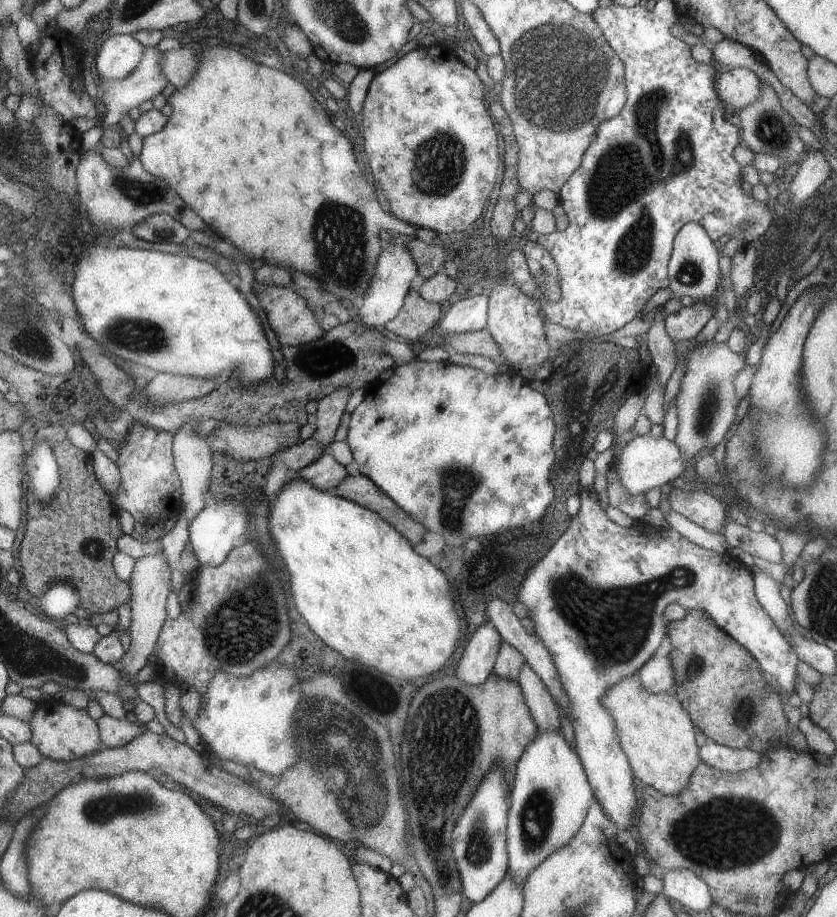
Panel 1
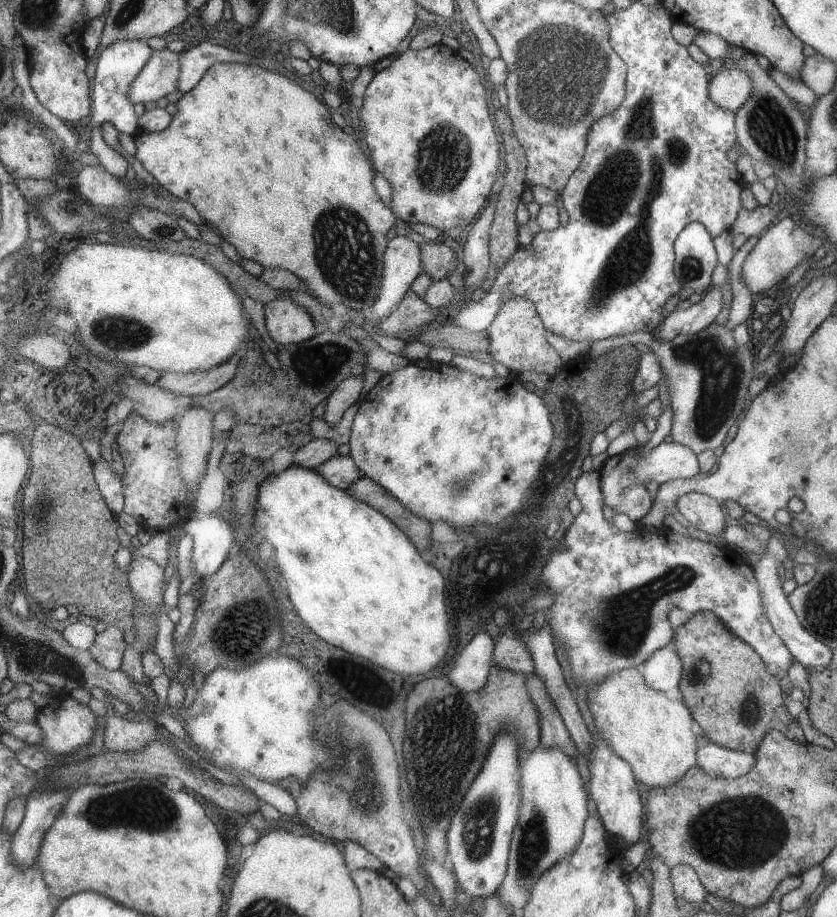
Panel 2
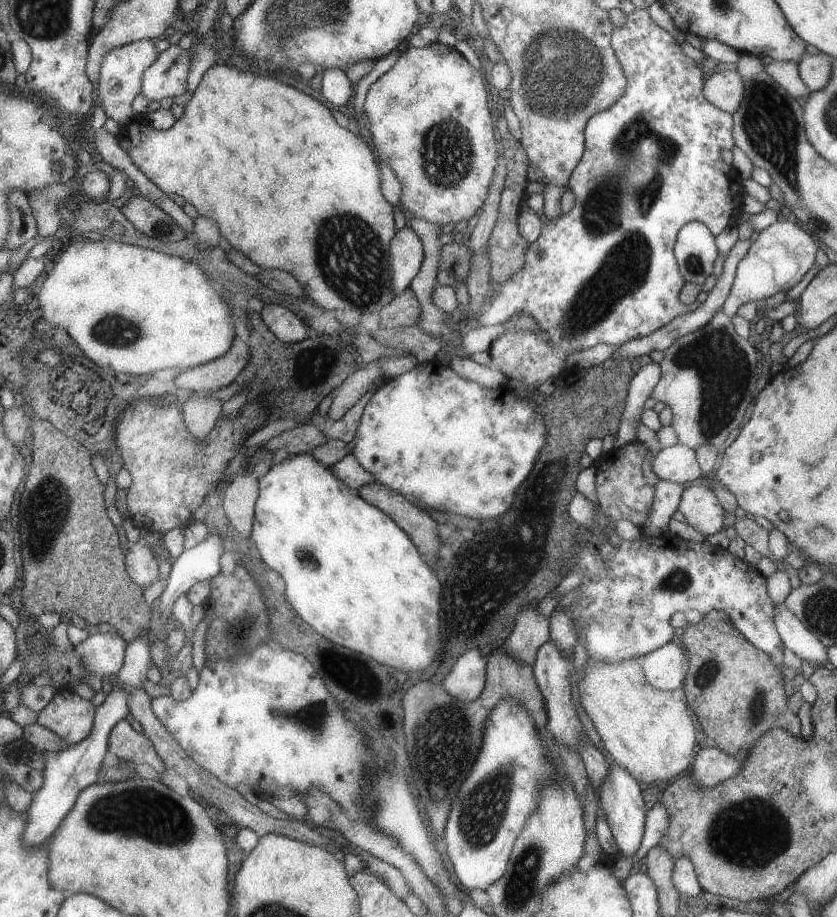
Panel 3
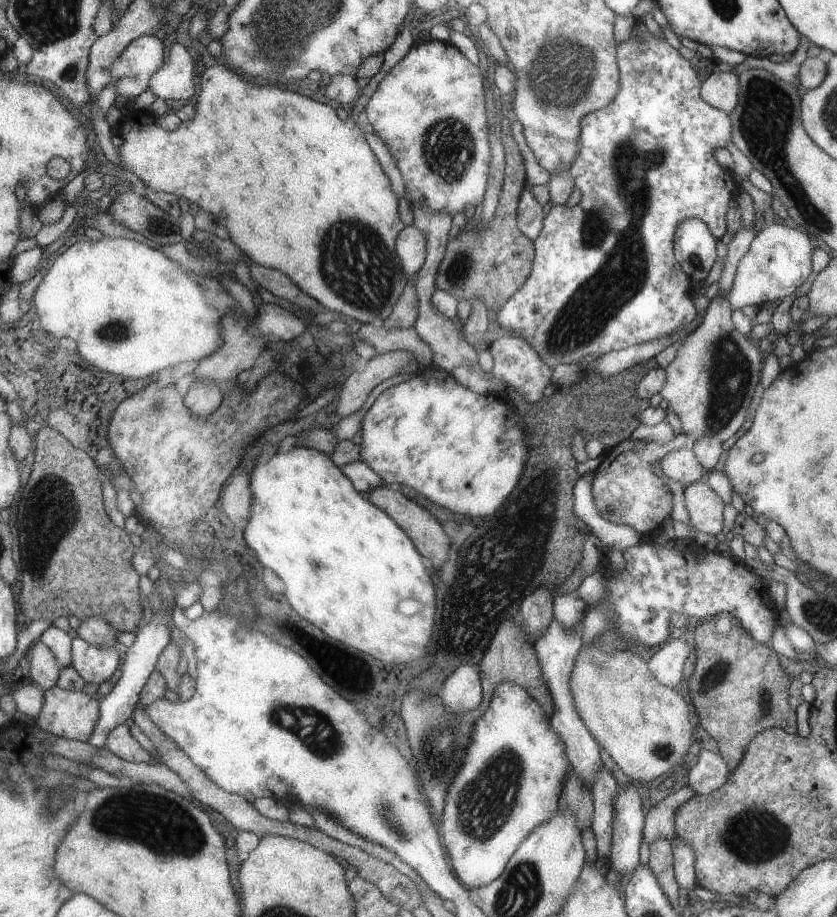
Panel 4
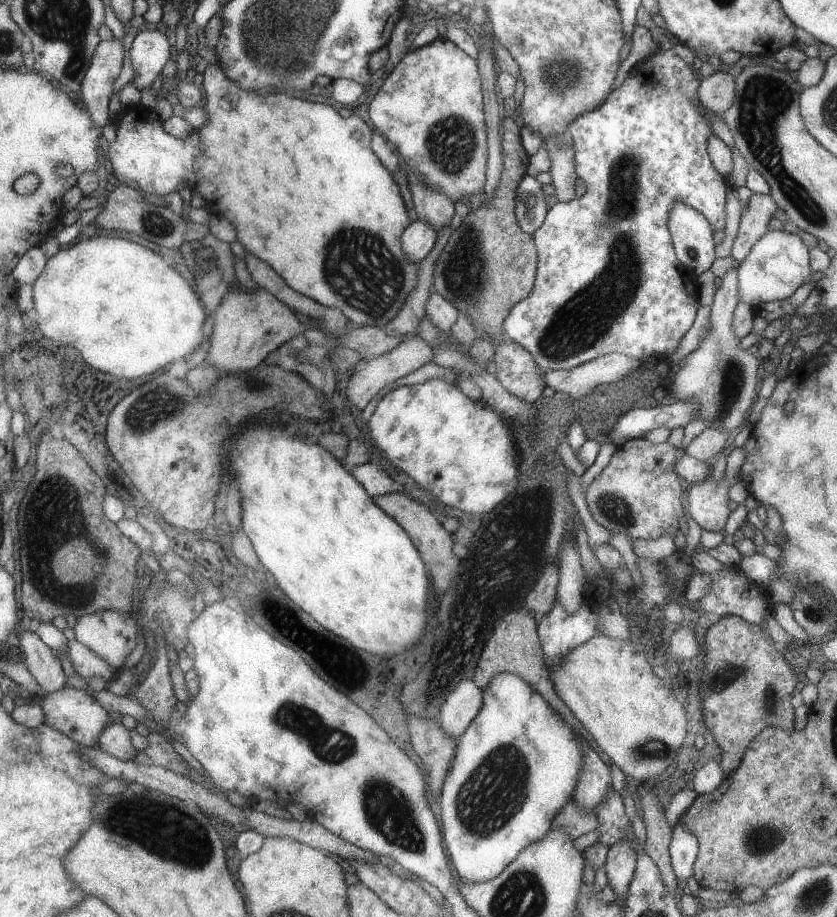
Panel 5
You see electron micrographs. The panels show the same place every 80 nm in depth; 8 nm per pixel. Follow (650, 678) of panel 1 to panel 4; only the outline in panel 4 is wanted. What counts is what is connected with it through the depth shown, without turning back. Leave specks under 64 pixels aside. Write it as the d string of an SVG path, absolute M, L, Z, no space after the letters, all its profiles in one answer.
M671 639L649 658L648 669L655 681L665 686L675 686L680 682L683 664L693 646L681 640Z

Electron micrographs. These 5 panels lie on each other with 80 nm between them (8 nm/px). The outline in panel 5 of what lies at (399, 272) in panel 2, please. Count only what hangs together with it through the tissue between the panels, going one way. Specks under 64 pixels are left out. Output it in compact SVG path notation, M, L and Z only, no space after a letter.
M416 219L403 230L402 250L408 258L417 264L435 244L436 230L427 221Z

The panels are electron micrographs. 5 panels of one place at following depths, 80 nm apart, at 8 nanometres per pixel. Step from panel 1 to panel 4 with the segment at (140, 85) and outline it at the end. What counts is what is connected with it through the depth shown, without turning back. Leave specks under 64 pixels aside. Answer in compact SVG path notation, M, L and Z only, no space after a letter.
M173 43L167 62L163 63L148 80L148 88L155 98L185 100L195 96L193 88L194 64L186 48Z

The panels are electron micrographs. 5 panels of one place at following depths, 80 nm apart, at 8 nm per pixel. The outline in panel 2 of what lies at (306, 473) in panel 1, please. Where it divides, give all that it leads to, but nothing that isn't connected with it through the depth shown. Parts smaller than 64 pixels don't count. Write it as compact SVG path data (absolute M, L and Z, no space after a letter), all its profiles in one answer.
M349 455L332 456L313 469L319 473L330 485L341 490L347 490L350 484L363 477L362 472L354 465Z

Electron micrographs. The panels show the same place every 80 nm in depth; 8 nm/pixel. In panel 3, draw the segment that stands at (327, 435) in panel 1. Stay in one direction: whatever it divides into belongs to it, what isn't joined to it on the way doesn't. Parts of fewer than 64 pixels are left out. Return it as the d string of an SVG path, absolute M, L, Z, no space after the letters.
M377 361L367 363L361 370L353 371L345 380L334 390L332 401L327 410L328 418L339 420L367 390L369 384L383 375Z

